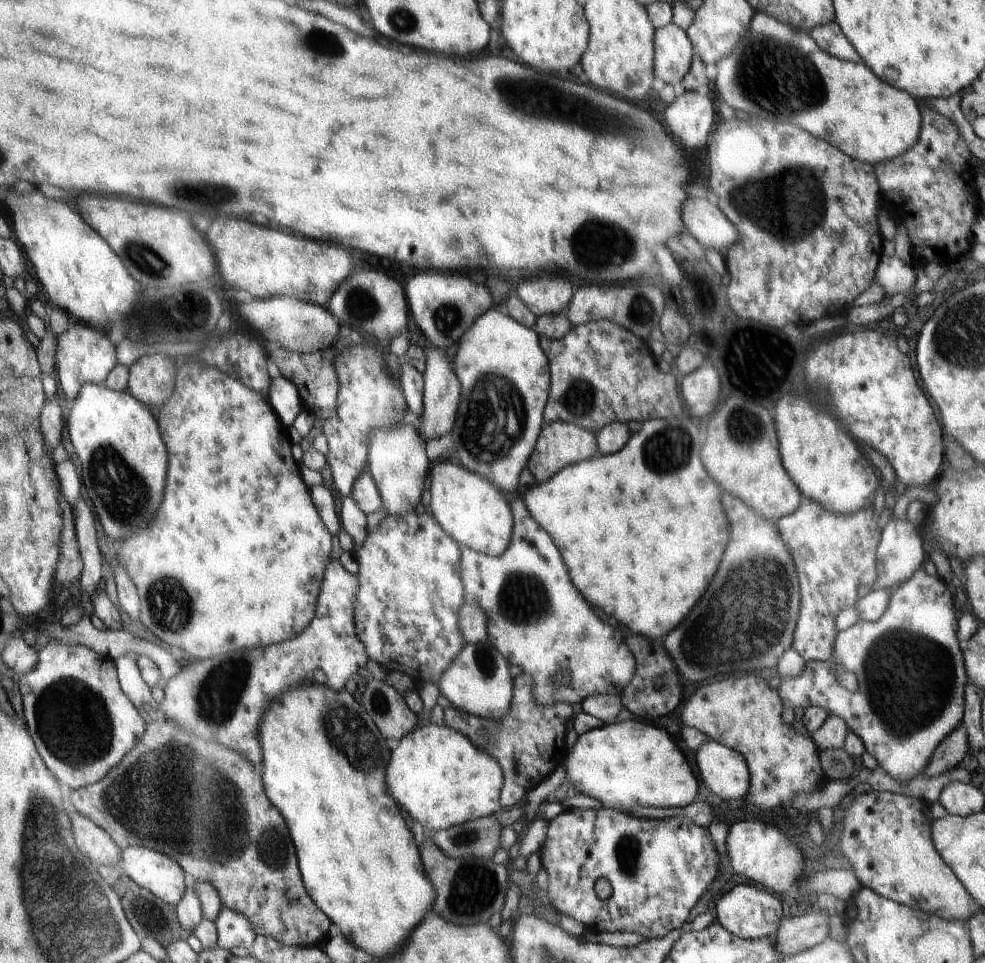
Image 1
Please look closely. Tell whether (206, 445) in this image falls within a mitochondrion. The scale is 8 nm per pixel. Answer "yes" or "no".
no

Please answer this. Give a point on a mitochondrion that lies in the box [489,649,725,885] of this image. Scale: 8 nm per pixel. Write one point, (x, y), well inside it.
(628, 850)

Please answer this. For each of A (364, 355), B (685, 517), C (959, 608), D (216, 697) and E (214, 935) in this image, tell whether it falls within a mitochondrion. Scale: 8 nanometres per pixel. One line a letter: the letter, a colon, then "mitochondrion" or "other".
A: other
B: other
C: other
D: mitochondrion
E: other

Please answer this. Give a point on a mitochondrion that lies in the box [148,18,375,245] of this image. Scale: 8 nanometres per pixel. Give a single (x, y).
(322, 43)

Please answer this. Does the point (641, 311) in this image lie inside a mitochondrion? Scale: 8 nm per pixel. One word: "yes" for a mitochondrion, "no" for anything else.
yes

